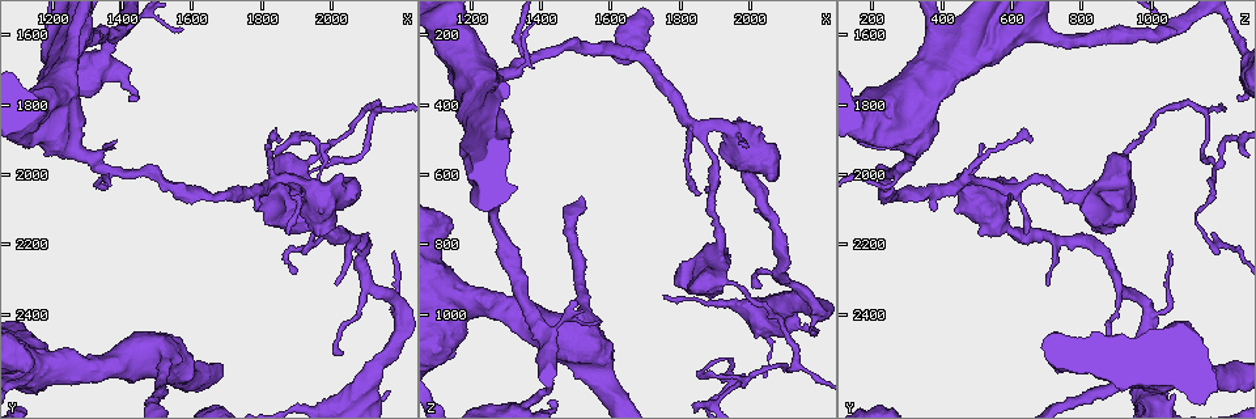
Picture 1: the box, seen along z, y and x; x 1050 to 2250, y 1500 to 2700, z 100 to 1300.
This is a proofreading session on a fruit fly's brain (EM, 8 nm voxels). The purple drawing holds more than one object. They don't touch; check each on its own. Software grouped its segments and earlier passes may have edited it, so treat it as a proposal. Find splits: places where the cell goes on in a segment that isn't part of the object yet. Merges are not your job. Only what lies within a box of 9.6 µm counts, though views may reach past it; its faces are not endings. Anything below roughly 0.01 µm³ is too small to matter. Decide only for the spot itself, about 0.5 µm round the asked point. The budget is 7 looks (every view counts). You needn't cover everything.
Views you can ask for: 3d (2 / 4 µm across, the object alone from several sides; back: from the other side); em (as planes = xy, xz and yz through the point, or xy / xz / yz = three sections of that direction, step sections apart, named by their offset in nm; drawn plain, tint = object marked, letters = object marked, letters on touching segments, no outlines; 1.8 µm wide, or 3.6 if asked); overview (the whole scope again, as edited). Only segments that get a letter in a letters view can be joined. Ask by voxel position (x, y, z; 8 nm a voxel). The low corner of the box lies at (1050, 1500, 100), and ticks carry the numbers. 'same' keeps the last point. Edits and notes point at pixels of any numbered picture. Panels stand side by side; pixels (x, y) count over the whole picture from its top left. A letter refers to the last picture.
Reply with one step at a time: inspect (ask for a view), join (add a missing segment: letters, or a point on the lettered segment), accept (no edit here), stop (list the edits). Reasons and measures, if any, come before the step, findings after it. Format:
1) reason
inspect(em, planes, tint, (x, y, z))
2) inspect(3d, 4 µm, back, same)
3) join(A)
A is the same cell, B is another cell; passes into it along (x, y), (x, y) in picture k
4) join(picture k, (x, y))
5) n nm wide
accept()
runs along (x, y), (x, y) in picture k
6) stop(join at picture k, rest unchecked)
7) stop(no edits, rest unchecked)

tapers out
inspect(em, 3.6 µm, planes, plain, (1880, 2170, 640))

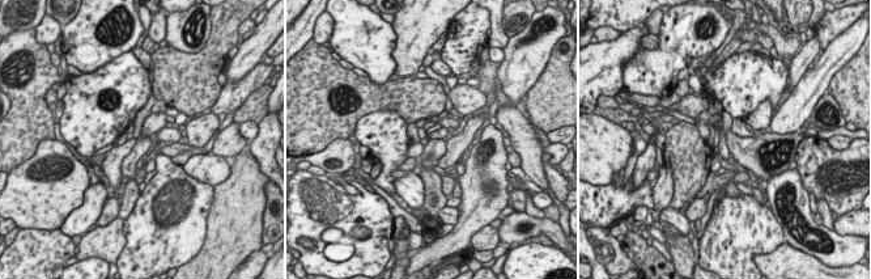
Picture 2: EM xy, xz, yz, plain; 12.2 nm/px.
with the object marked
inspect(em, 3.6 µm, planes, tint, same)

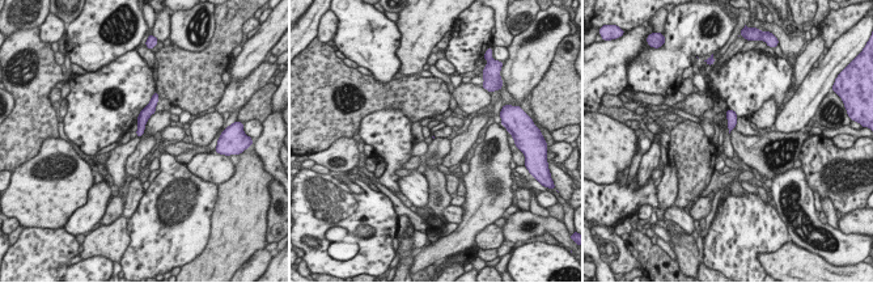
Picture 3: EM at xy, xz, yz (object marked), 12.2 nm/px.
inspect(em, 3.6 µm, planes, letters, same)

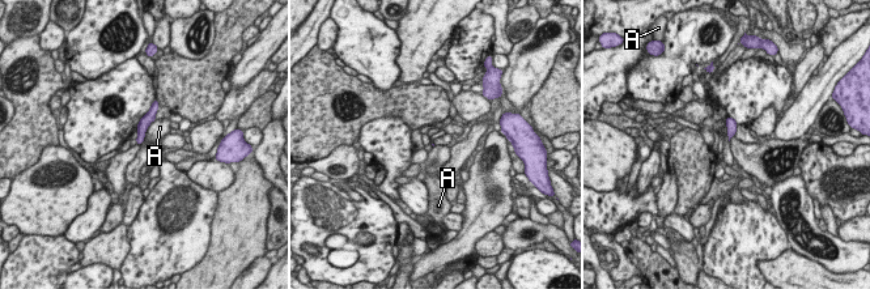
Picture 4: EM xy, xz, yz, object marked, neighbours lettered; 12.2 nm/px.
A touches over 200 nm
accept()
A is another cell; none of them fits

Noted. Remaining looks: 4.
thin end
inspect(em, xz, step 8, letters, (1580, 1590, 1020))

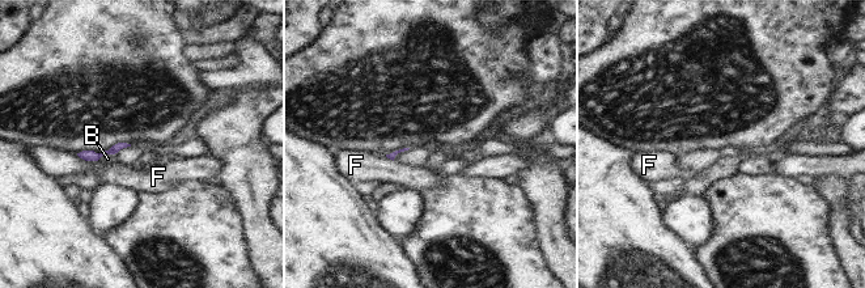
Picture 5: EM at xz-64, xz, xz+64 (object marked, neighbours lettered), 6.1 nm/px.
accept()
B and F are other cells; border along (113, 153), (105, 153), (97, 160) in picture 5; no lettered segment goes on from it

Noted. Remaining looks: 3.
branch stops here
inspect(3d, 4 µm, (1860, 2160, 880))

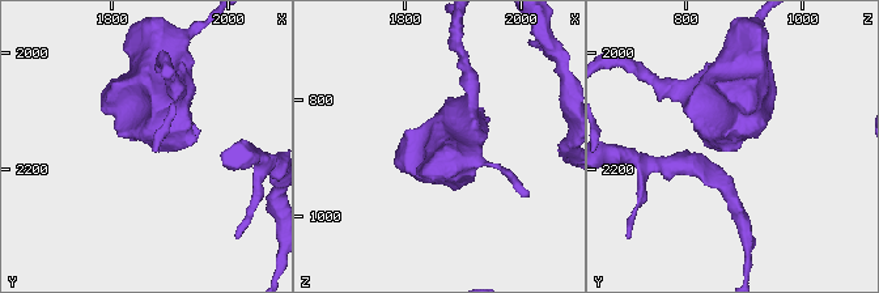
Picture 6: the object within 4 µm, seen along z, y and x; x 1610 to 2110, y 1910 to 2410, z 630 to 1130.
now the EM
inspect(em, yz, step 8, letters, (1860, 2160, 885))

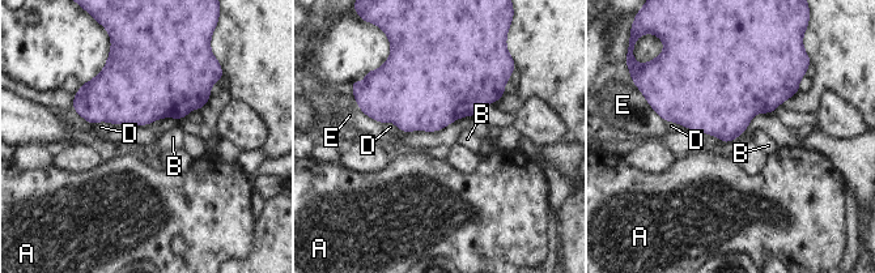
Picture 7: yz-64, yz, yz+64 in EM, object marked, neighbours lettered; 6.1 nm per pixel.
inspect(em, planes, letters, same)

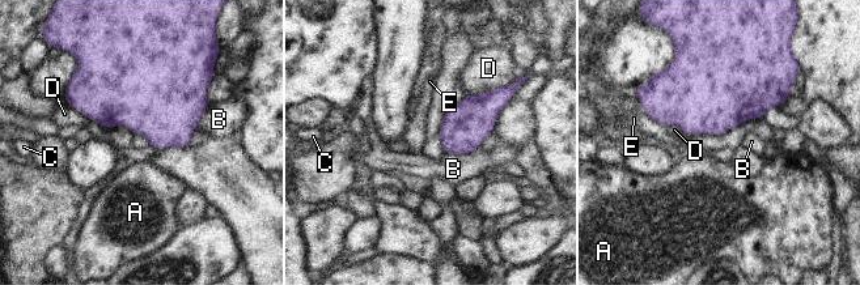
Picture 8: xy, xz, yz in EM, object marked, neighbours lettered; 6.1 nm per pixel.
200 nm wide
accept()
A, B, C, D and E are other cells; border along (478, 147), (465, 153), (444, 153) in picture 8; no lettered segment goes on from it

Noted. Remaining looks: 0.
stop(no edits, rest unchecked)

